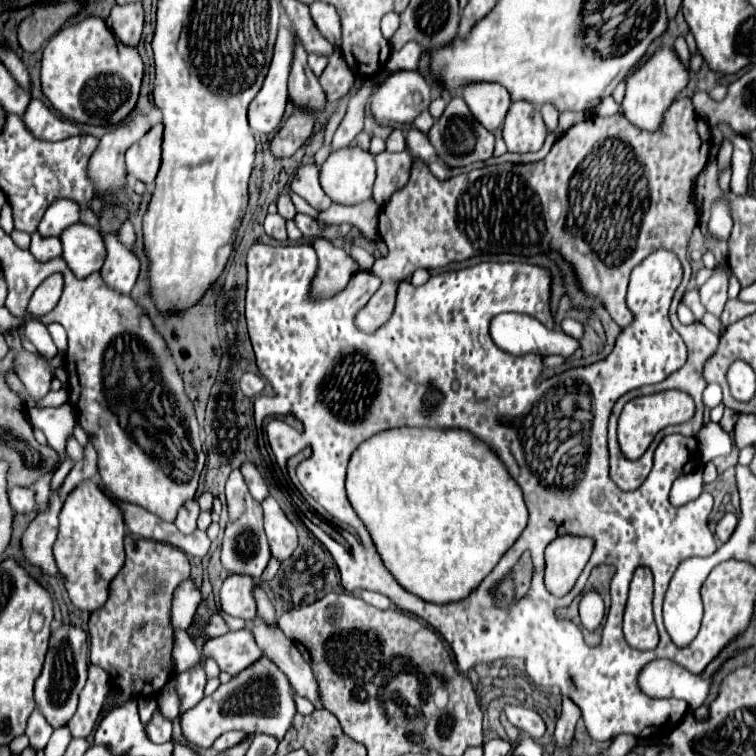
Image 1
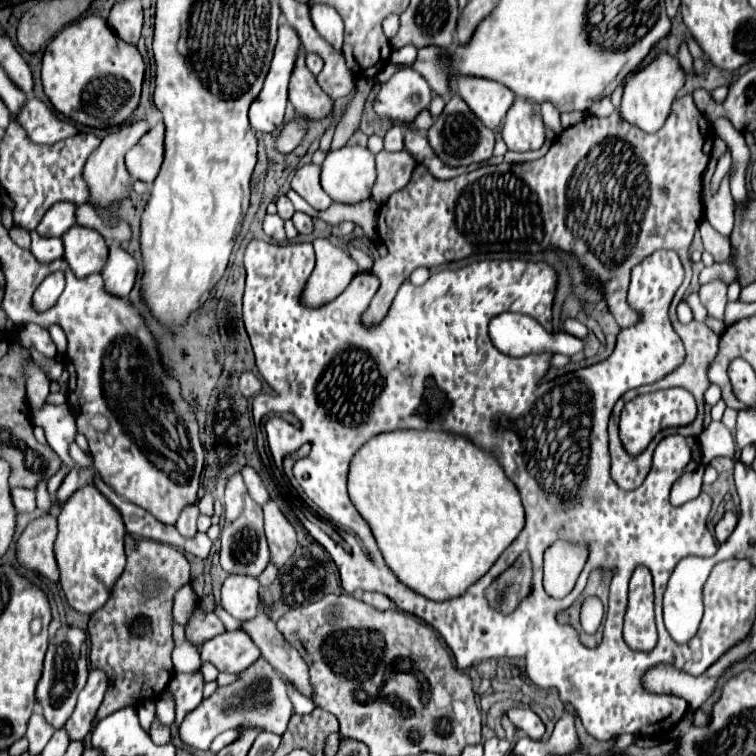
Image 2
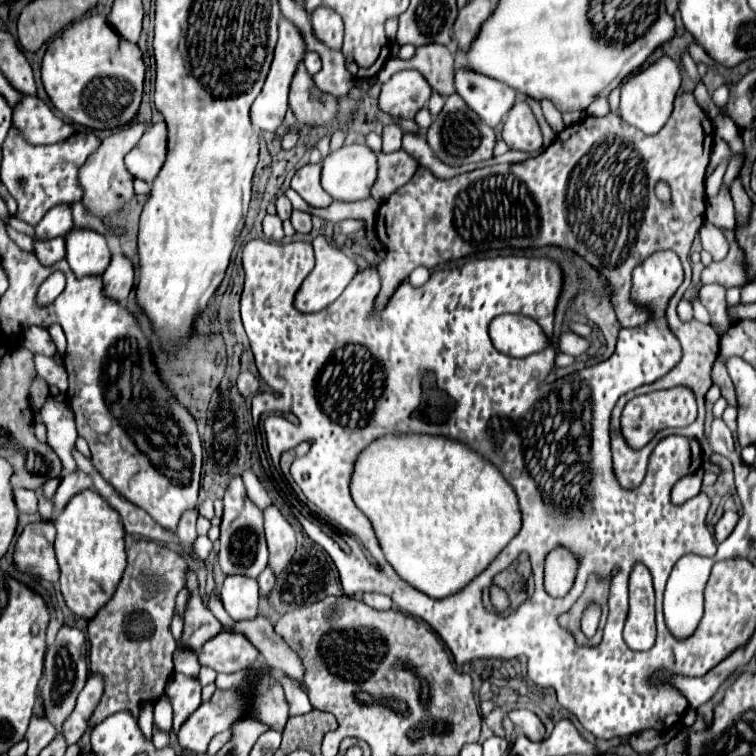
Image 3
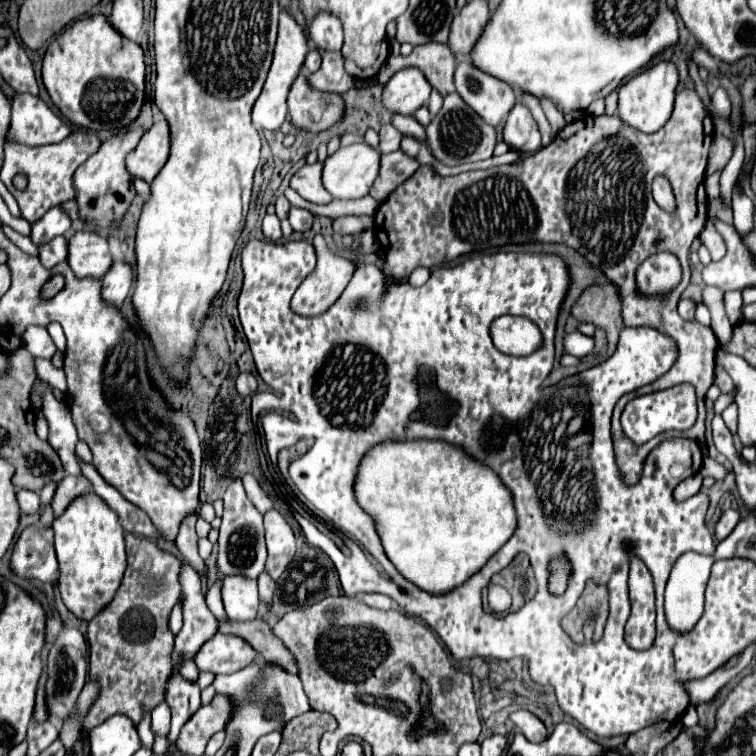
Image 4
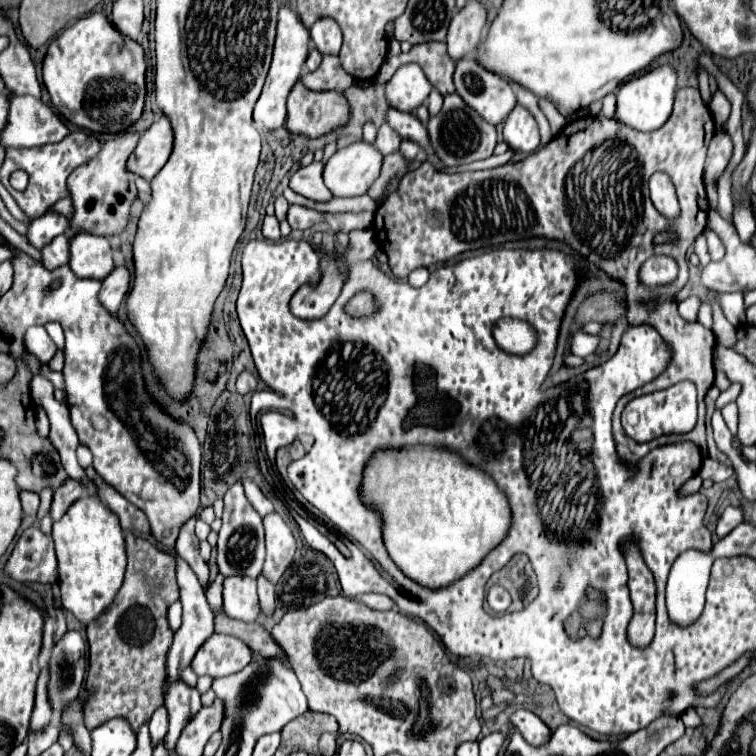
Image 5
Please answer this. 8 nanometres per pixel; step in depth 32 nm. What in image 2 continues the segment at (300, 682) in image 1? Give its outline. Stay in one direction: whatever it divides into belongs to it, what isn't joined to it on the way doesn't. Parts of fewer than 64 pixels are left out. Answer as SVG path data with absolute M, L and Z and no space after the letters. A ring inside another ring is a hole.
M258 614L252 620L246 620L242 624L242 630L246 630L254 644L260 648L262 656L286 676L286 680L304 696L312 698L312 684L308 674L308 664L302 660L302 656L292 648L284 636L278 632L276 624L268 620L264 614Z

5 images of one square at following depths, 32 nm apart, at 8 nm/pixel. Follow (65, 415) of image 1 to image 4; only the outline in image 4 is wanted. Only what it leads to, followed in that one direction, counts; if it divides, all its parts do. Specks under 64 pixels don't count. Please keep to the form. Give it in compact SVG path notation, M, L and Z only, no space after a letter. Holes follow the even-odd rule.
M38 382L36 388L40 392L44 392L44 406L42 406L42 414L48 422L48 442L50 446L56 450L56 454L62 460L62 466L68 474L76 474L80 472L78 464L76 464L76 454L74 454L74 446L78 442L76 436L76 426L72 422L72 414L66 402L56 400L52 396L52 388L44 382Z

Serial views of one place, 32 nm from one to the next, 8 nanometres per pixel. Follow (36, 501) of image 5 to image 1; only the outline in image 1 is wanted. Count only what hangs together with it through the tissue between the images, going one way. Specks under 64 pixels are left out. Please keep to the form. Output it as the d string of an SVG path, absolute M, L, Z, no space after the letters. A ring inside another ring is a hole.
M16 486L16 488L8 488L8 500L10 500L10 506L14 512L18 514L24 514L24 512L30 512L34 508L34 492L30 488L22 488L22 486Z

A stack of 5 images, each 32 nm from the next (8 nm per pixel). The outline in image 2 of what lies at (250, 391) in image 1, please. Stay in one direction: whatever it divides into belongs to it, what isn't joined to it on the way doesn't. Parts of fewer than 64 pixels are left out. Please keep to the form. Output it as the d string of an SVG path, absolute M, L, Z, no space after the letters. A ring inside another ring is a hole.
M244 372L244 374L240 376L240 390L242 390L242 394L244 394L246 398L256 396L256 394L262 390L262 380L256 378L252 372Z

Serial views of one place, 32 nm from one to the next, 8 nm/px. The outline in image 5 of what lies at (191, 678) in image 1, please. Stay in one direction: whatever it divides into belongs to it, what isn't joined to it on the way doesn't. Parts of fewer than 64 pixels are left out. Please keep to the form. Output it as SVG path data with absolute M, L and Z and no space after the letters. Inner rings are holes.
M176 680L176 682L172 682L168 686L164 704L166 704L168 714L170 714L170 730L168 730L166 738L164 738L164 742L166 742L166 748L172 752L178 738L180 738L182 728L202 708L200 692L198 692L198 688L192 688L186 682Z

